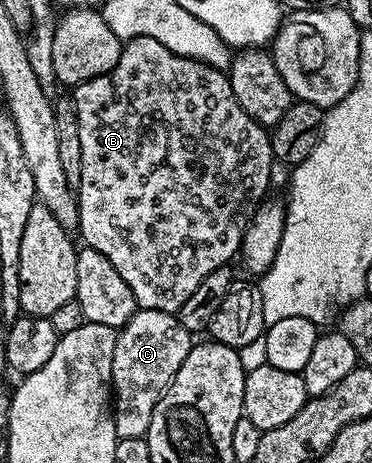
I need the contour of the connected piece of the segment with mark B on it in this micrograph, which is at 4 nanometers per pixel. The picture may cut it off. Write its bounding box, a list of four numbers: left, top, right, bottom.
[71,37,275,313]

